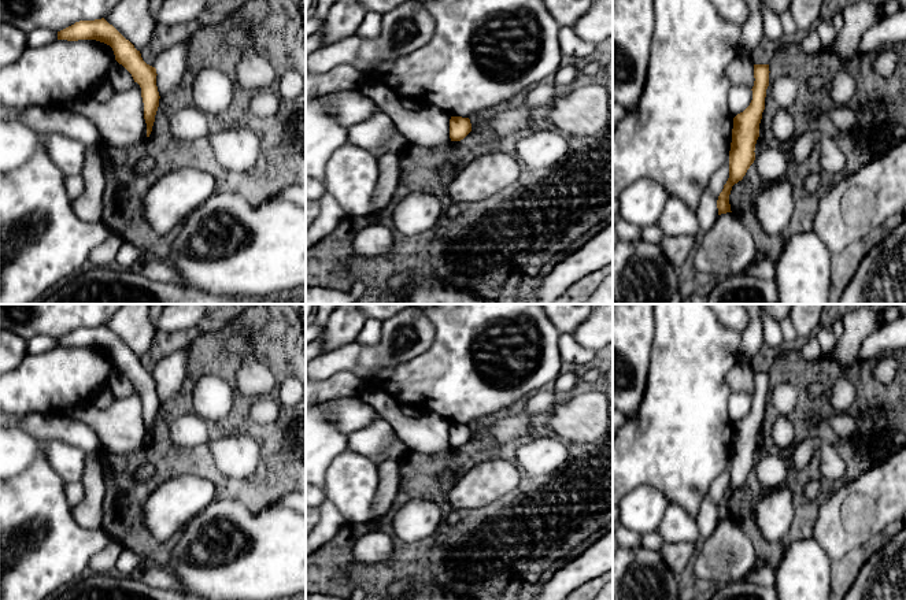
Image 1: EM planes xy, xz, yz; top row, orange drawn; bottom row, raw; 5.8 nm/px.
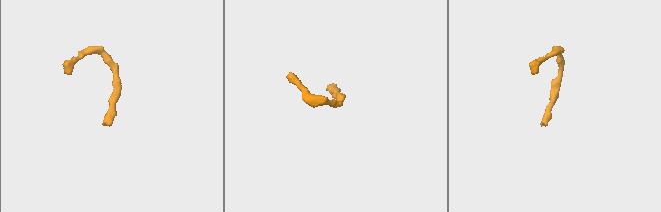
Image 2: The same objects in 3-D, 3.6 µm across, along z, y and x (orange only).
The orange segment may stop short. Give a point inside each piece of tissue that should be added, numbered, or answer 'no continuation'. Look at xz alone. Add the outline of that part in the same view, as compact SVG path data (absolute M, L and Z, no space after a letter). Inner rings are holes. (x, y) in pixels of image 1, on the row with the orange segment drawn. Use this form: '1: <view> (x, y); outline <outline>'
no continuation

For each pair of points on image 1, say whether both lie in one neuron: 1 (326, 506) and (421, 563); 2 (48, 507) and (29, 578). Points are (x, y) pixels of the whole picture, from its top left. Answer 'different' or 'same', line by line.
1: different
2: same

